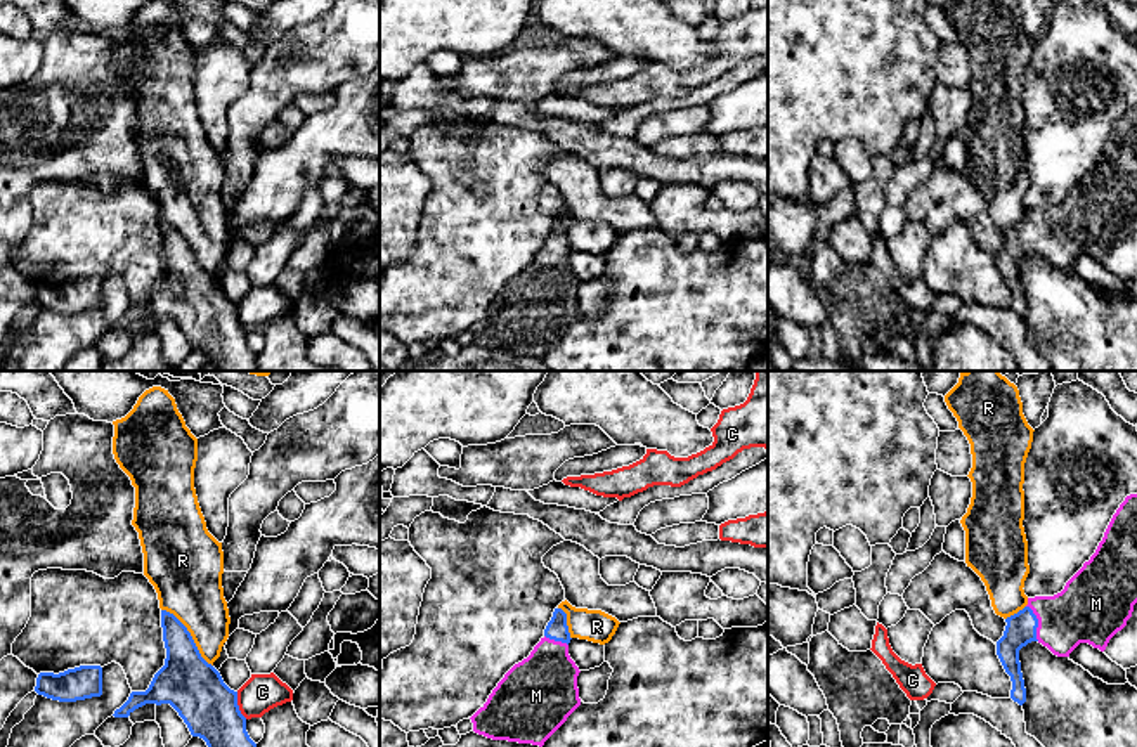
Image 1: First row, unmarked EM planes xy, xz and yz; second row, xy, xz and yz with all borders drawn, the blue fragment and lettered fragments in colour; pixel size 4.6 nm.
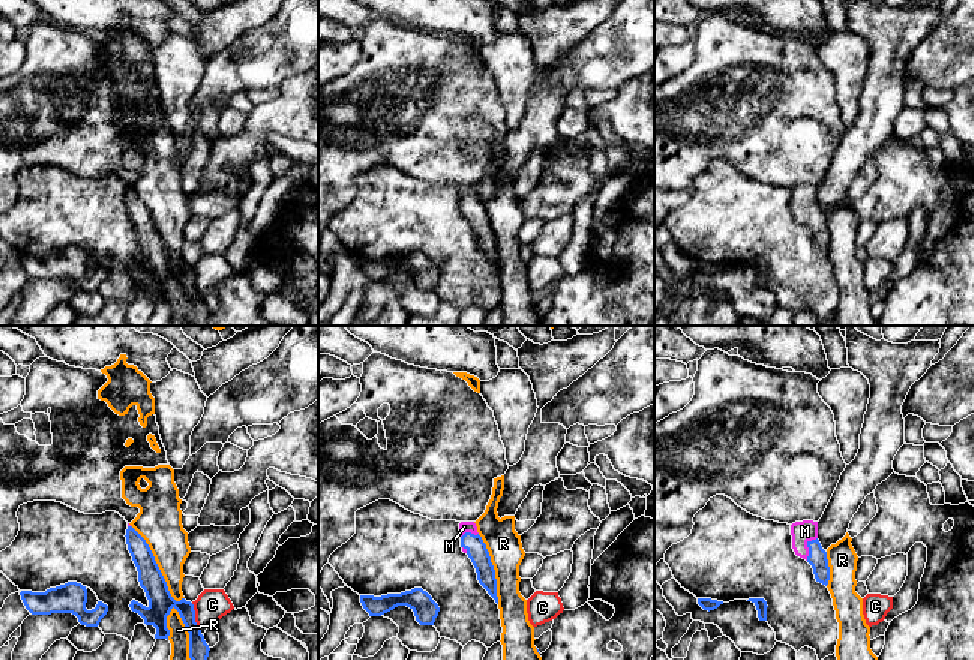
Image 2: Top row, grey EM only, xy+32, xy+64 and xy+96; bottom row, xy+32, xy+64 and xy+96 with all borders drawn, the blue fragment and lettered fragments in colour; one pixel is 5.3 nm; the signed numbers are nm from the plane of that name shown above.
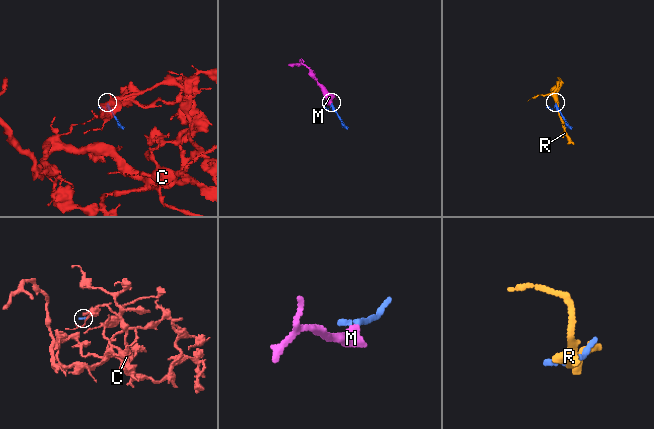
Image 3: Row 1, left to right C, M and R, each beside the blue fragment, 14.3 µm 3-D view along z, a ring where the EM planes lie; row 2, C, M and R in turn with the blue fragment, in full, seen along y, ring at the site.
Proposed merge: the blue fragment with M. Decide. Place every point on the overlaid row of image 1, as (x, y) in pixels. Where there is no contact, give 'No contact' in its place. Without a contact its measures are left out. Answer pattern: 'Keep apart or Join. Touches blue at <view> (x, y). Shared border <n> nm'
Join. Touches blue at yz (1037, 623). Shared border 180 nm

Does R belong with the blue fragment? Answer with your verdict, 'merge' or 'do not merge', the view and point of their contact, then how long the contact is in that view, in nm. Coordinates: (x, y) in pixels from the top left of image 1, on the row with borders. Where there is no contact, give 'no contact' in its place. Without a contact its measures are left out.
do not merge | xy (189, 635) | 360 nm

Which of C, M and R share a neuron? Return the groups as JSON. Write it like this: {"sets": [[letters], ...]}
{"sets": [["C"], ["M"], ["R"]]}

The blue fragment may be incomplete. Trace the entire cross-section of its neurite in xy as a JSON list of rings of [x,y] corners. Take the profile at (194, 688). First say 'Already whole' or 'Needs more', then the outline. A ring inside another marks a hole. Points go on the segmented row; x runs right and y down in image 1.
Already whole. [[[161,610],[161,627],[165,666],[146,692],[132,692],[113,716],[128,718],[146,704],[170,704],[191,735],[203,738],[208,747],[257,747],[246,731],[237,692],[201,657],[187,627],[166,610]]]

